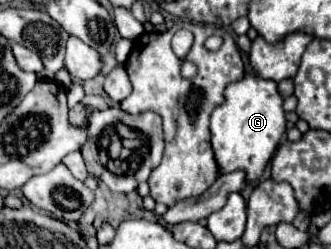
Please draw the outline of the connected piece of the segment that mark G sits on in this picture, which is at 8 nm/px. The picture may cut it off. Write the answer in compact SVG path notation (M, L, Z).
M245 74L241 80L229 84L225 88L225 102L211 114L211 144L221 172L245 170L249 182L259 180L287 130L285 124L283 96L277 90L277 82L257 74Z

